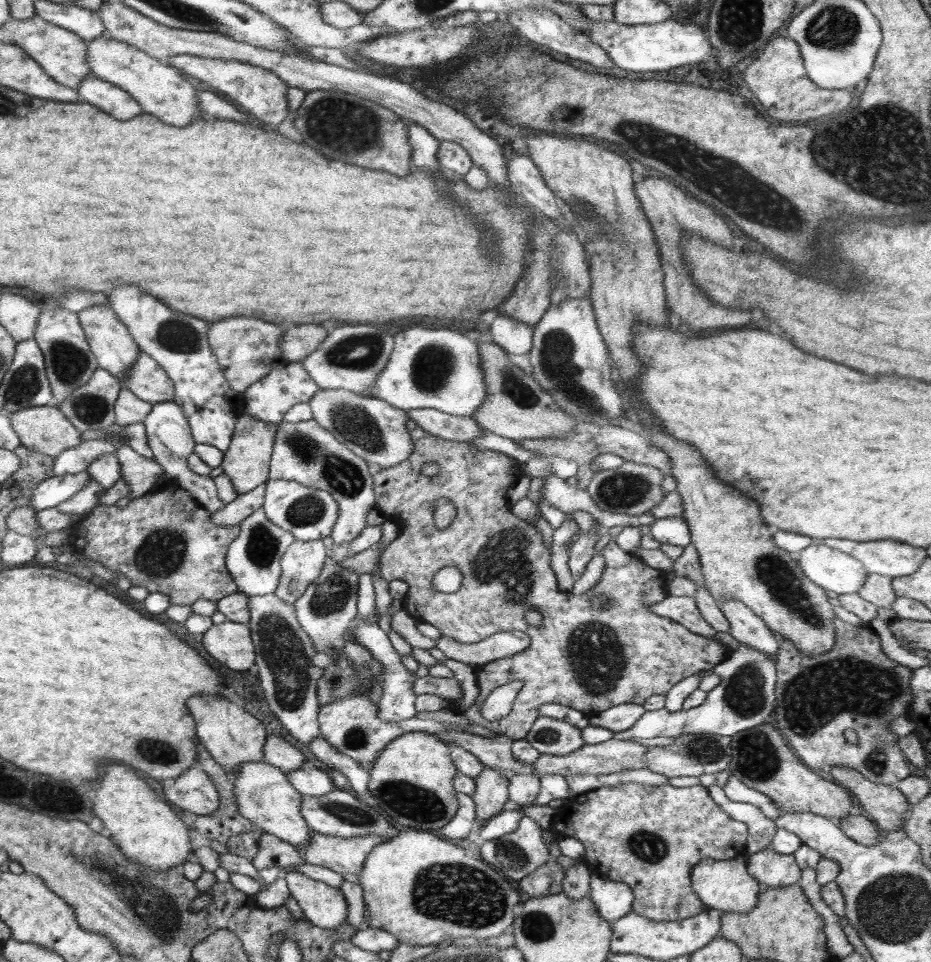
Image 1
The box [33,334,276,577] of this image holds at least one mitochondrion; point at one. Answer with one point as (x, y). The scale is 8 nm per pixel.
(69, 362)

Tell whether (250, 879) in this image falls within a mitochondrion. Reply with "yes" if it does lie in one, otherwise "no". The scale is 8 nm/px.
no

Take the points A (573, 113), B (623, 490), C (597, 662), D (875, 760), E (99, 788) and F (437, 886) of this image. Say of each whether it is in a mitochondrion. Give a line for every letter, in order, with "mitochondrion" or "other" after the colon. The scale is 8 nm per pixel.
A: other
B: mitochondrion
C: mitochondrion
D: mitochondrion
E: other
F: mitochondrion

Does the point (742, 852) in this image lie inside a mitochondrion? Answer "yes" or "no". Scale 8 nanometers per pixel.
no

